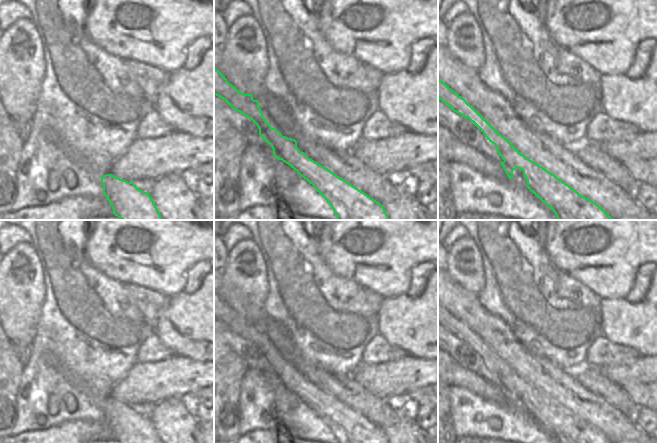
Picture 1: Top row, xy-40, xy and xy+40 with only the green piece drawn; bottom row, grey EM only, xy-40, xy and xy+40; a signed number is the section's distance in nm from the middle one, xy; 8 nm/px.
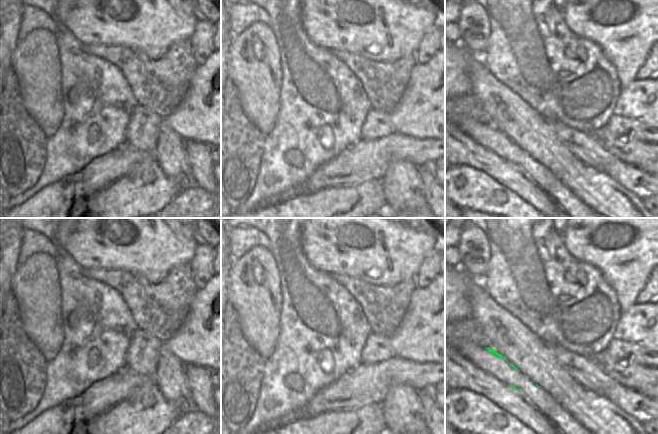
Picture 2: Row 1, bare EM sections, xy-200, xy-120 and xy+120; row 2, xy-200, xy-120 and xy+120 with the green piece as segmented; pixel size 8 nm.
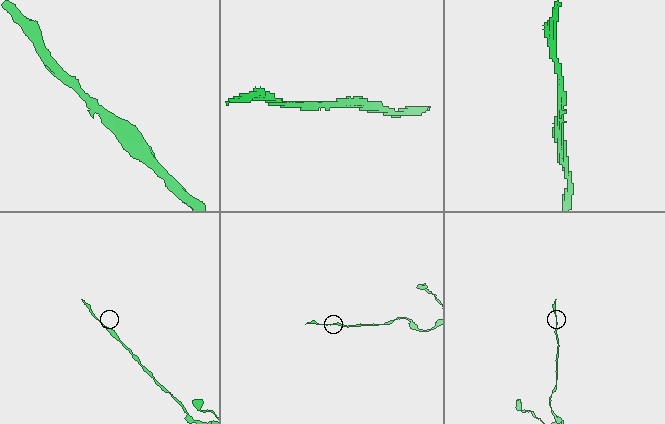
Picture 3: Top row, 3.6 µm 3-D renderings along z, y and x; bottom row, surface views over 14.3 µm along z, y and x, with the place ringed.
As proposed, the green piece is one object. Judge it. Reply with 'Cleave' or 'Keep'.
Keep

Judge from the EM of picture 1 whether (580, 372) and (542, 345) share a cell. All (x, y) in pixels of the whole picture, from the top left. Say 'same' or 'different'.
different

